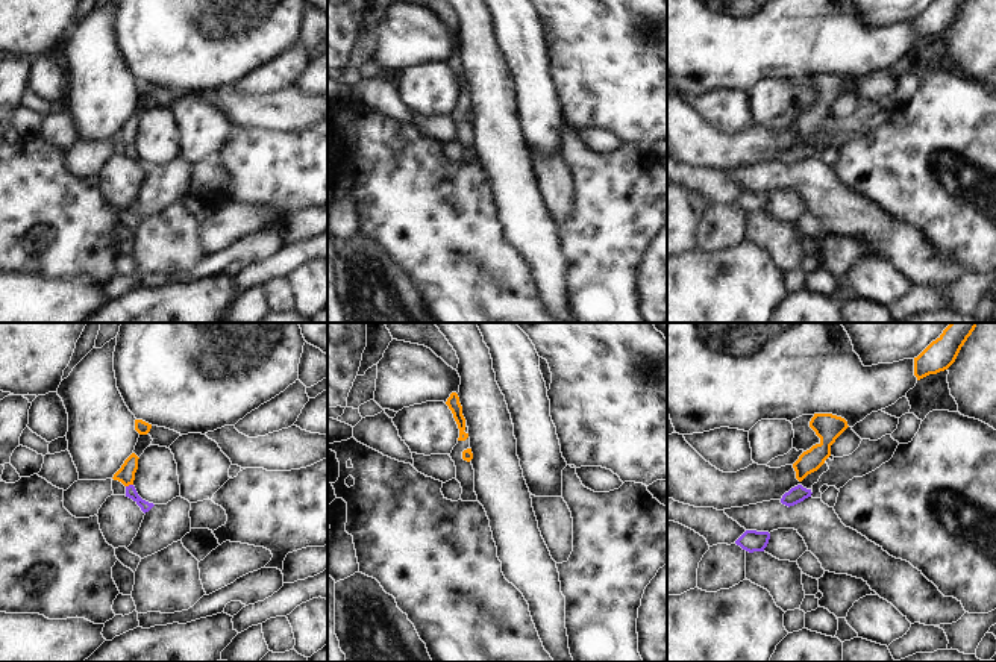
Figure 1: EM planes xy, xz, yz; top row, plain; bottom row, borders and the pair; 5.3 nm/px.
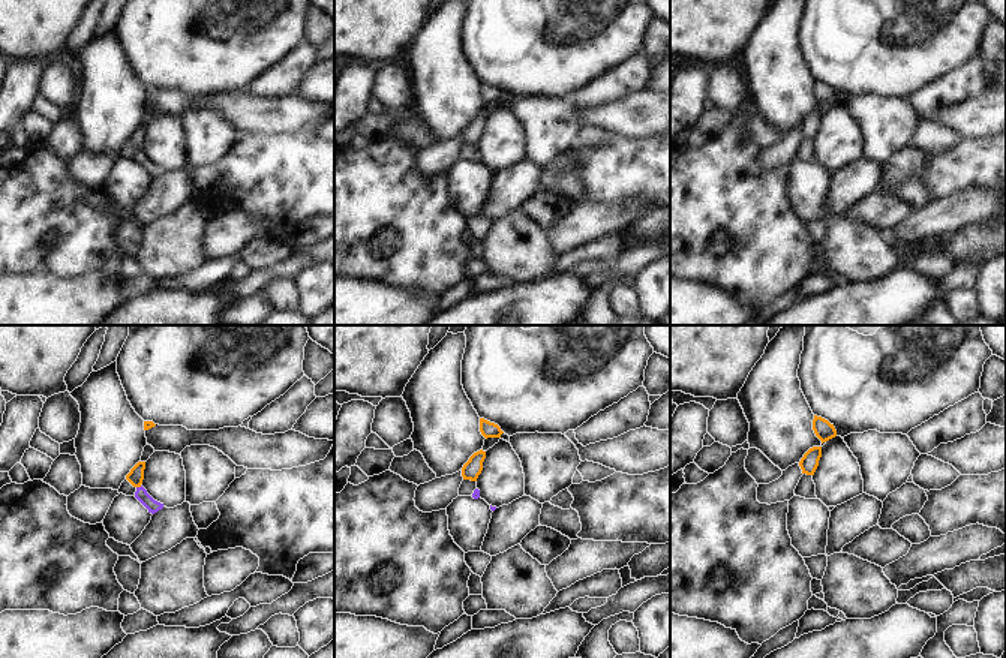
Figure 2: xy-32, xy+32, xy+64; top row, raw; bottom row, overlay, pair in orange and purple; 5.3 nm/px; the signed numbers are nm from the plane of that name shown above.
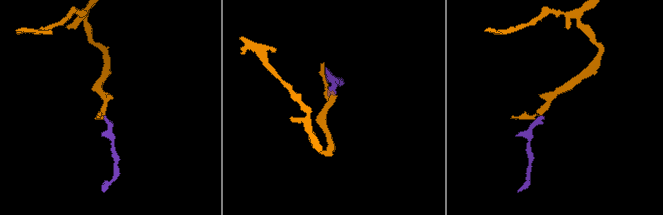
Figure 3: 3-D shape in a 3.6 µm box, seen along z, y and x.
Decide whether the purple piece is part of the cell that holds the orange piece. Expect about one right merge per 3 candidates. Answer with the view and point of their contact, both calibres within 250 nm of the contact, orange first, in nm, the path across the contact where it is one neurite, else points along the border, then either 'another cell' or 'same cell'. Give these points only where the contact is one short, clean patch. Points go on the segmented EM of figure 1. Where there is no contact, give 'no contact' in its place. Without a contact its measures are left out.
xy (129, 484) | 100/60 nm | across xy (126, 474), (129, 484), (131, 491) | same cell

